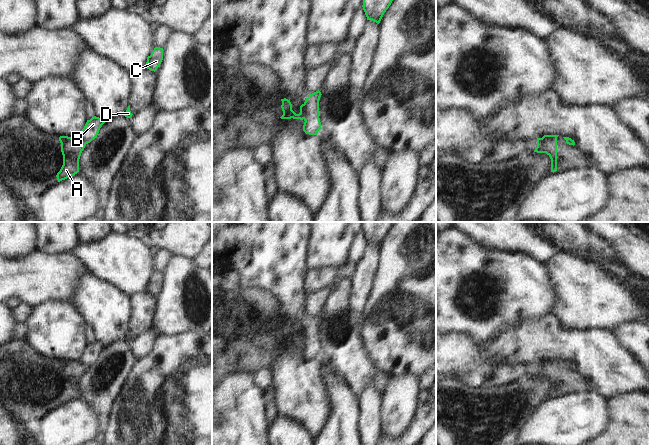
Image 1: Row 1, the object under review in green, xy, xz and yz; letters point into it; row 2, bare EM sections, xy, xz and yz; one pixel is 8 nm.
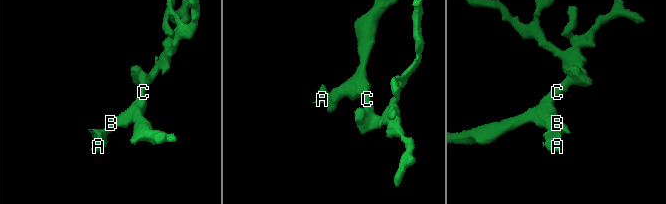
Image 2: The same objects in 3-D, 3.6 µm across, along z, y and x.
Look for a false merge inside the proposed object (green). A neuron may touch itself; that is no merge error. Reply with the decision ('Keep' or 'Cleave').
Cleave

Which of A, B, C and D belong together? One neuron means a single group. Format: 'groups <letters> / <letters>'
groups A / B C D

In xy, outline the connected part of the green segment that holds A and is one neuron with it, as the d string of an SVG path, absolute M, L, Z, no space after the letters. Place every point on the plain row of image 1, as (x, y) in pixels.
M60 360L59 365L61 367L63 389L56 399L58 406L79 396L79 383L86 370L86 367L79 360L76 362Z

